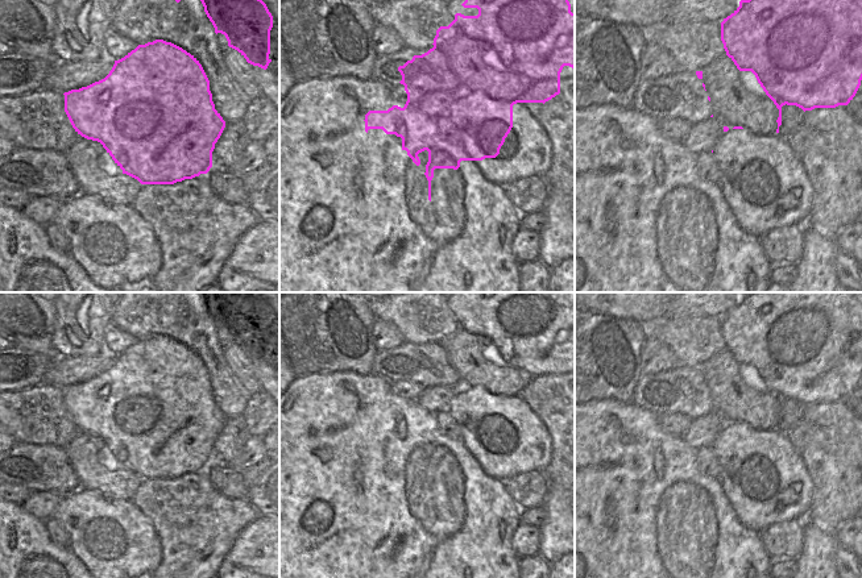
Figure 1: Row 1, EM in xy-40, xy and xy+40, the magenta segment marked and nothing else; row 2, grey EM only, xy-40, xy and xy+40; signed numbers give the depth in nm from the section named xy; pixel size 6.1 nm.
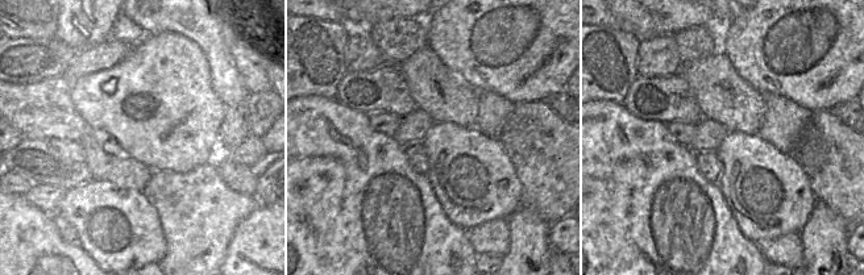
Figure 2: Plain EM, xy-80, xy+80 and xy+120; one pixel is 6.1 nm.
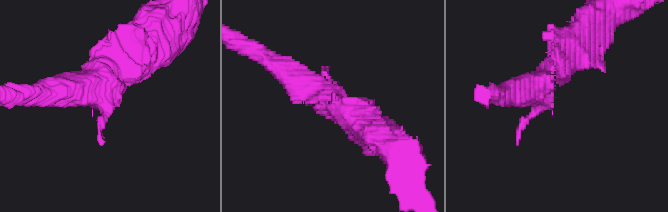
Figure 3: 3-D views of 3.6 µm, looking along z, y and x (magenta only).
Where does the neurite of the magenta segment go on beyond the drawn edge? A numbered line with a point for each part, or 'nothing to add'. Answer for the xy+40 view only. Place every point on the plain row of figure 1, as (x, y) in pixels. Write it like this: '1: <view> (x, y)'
nothing to add

